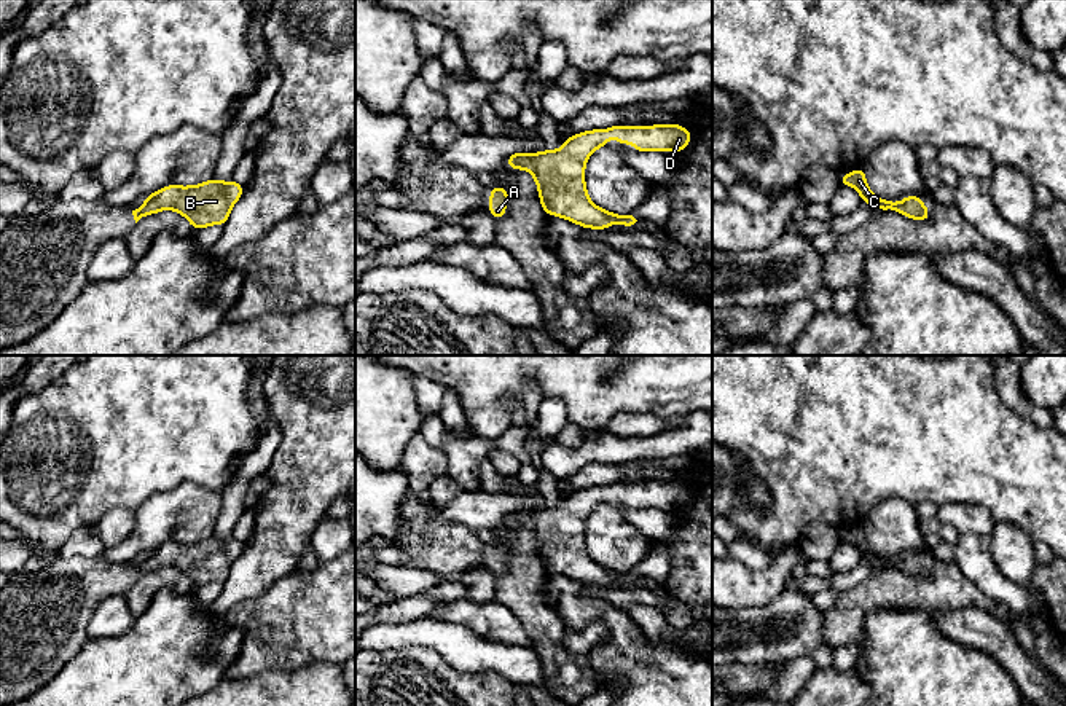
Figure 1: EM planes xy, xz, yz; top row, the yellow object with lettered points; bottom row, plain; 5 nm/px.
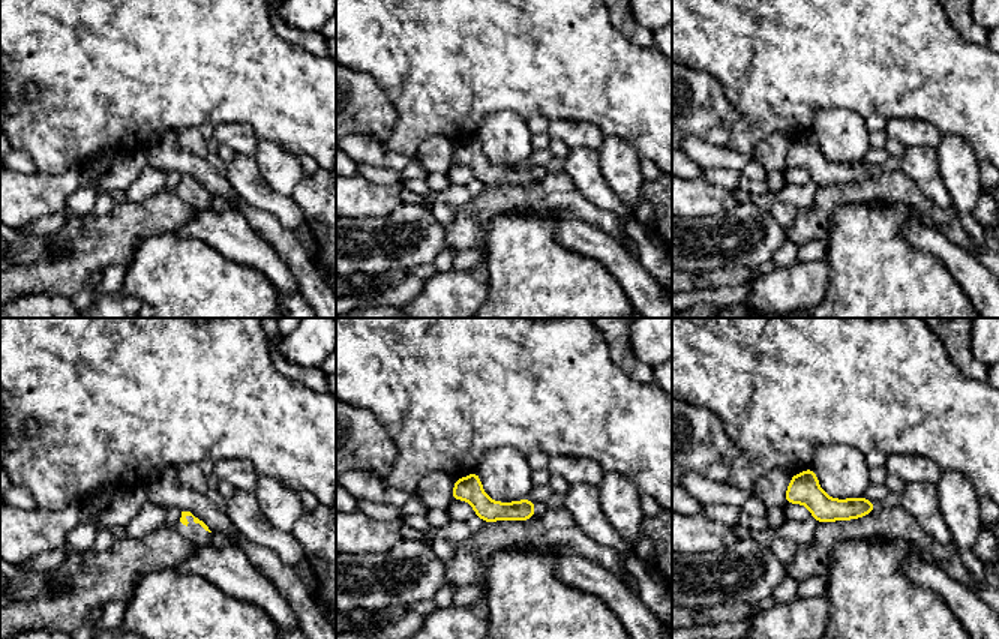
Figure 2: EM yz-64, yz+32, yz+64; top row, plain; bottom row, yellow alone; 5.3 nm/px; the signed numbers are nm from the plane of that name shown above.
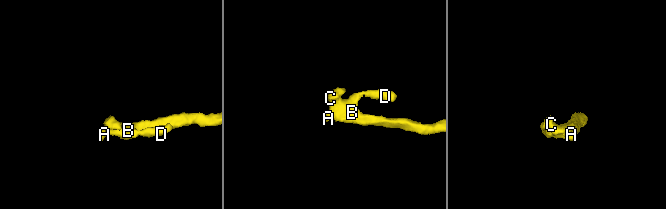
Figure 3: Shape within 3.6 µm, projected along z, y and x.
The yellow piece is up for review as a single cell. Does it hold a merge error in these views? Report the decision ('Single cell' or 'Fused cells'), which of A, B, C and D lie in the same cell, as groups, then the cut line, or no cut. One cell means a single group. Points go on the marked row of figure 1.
Single cell. Groups: A B C D. No split

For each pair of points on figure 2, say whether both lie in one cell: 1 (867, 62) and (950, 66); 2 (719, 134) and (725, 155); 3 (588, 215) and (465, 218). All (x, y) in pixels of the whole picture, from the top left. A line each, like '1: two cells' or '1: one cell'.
1: one cell
2: two cells
3: one cell

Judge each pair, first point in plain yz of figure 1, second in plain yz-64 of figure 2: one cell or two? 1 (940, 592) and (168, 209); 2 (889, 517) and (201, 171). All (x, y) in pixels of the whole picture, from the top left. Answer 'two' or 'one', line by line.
1: one
2: one

